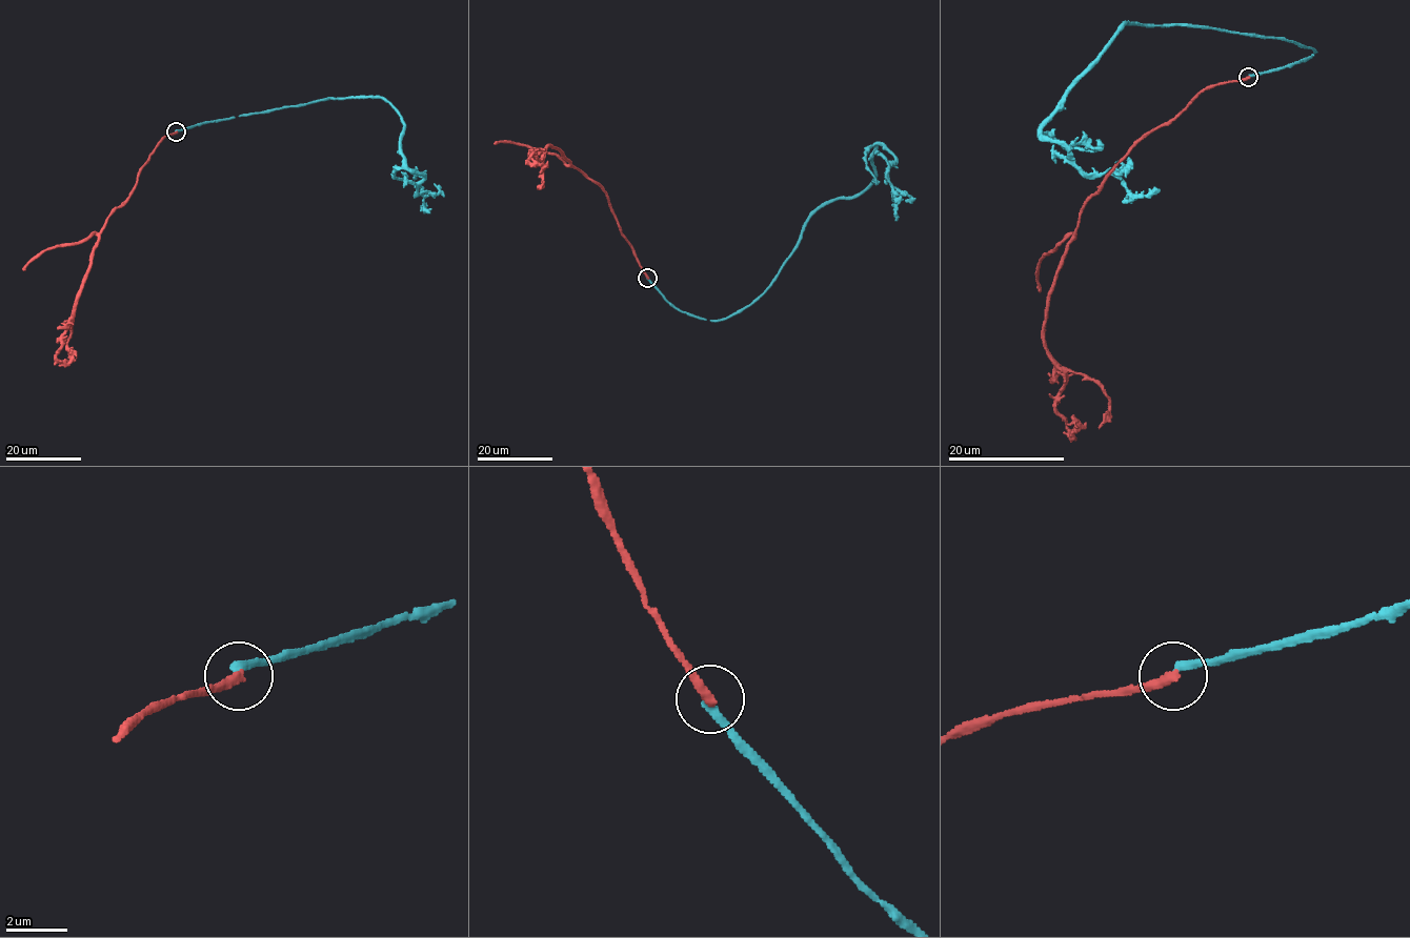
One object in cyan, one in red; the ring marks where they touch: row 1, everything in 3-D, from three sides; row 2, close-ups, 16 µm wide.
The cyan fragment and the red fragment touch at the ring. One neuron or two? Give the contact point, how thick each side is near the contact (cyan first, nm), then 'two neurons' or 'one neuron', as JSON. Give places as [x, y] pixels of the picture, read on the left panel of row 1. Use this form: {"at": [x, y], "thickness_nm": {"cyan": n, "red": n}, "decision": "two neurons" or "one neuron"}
{"at": [176, 131], "thickness_nm": {"cyan": 280, "red": 340}, "decision": "two neurons"}

